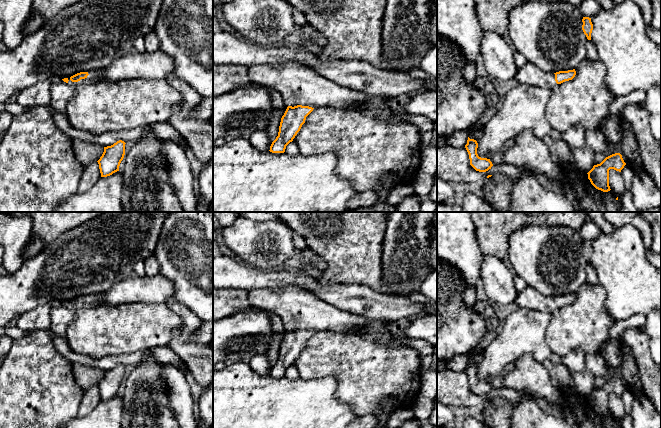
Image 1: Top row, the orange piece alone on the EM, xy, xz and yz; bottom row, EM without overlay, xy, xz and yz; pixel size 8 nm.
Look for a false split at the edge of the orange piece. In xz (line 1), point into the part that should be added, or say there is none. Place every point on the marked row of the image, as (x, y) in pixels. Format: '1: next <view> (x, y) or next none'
1: next xz (298, 84)

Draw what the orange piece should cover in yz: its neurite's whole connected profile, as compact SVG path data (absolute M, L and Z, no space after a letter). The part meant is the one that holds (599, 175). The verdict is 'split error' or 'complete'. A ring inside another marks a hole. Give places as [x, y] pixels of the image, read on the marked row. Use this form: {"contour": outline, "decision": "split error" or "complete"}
{"contour": "M620 153L612 154L606 157L600 164L594 165L587 173L591 184L603 192L610 191L609 170L614 169L621 172L626 163Z", "decision": "complete"}

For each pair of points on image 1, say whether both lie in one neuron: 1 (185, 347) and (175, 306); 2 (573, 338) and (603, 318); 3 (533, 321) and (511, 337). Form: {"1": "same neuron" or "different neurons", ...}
{"1": "same neuron", "2": "same neuron", "3": "same neuron"}

